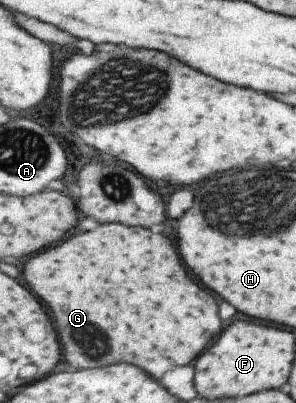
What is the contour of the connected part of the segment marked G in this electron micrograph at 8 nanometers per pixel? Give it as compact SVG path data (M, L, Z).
M103 224L97 230L89 230L89 232L81 232L71 236L69 240L61 242L55 248L49 248L45 252L35 254L27 264L25 264L25 272L23 272L27 284L31 286L31 290L47 304L47 308L51 310L53 318L55 318L55 326L63 344L63 356L71 366L79 368L95 368L95 366L109 366L109 364L117 364L117 362L131 362L139 368L143 368L147 374L161 378L161 374L165 374L167 370L171 370L173 366L185 366L191 364L193 358L197 358L211 342L211 338L215 338L221 330L223 330L223 322L219 318L219 306L217 300L205 290L201 288L183 268L181 258L177 254L177 250L173 248L171 240L163 234L153 234L147 228L133 228L133 226L125 226L125 224Z

